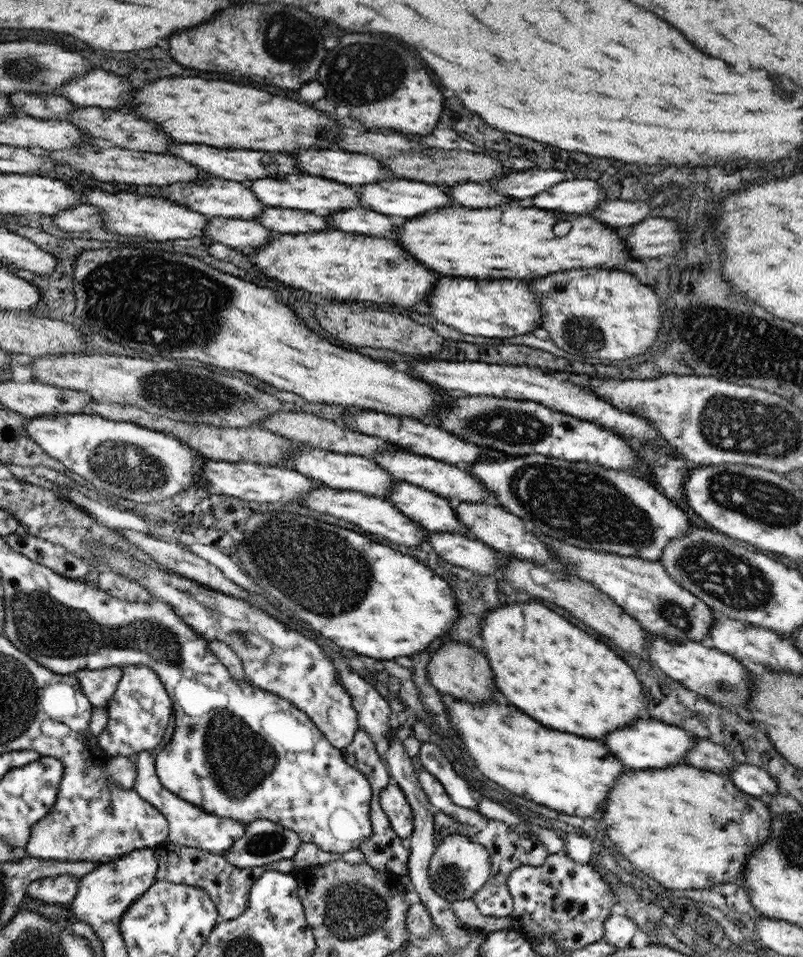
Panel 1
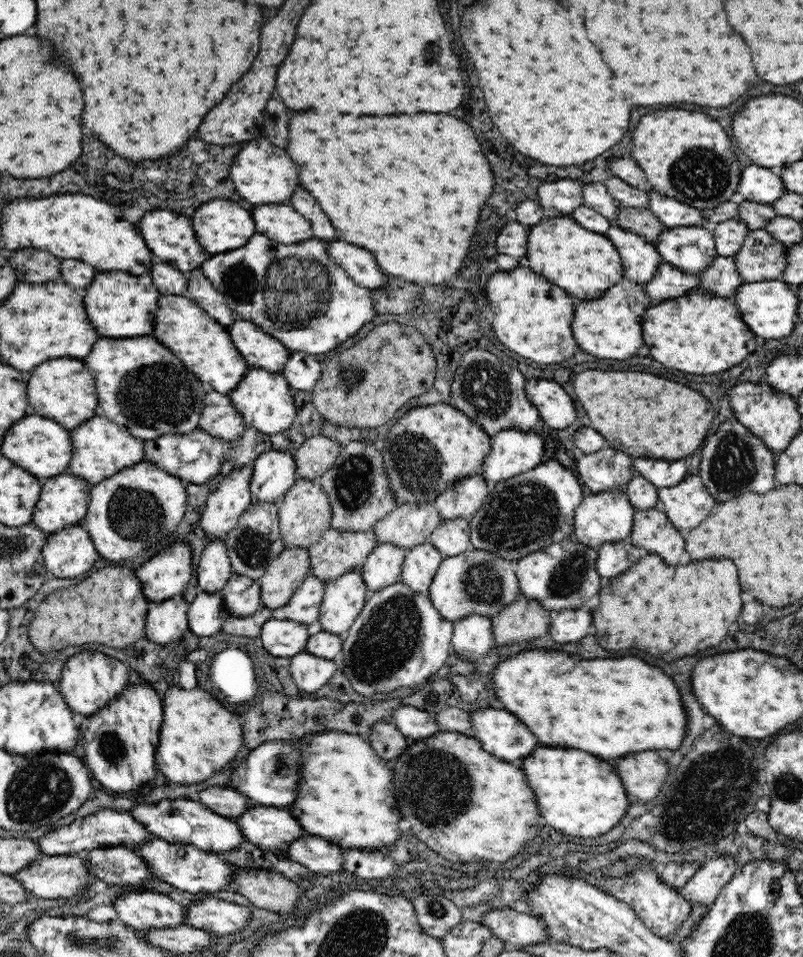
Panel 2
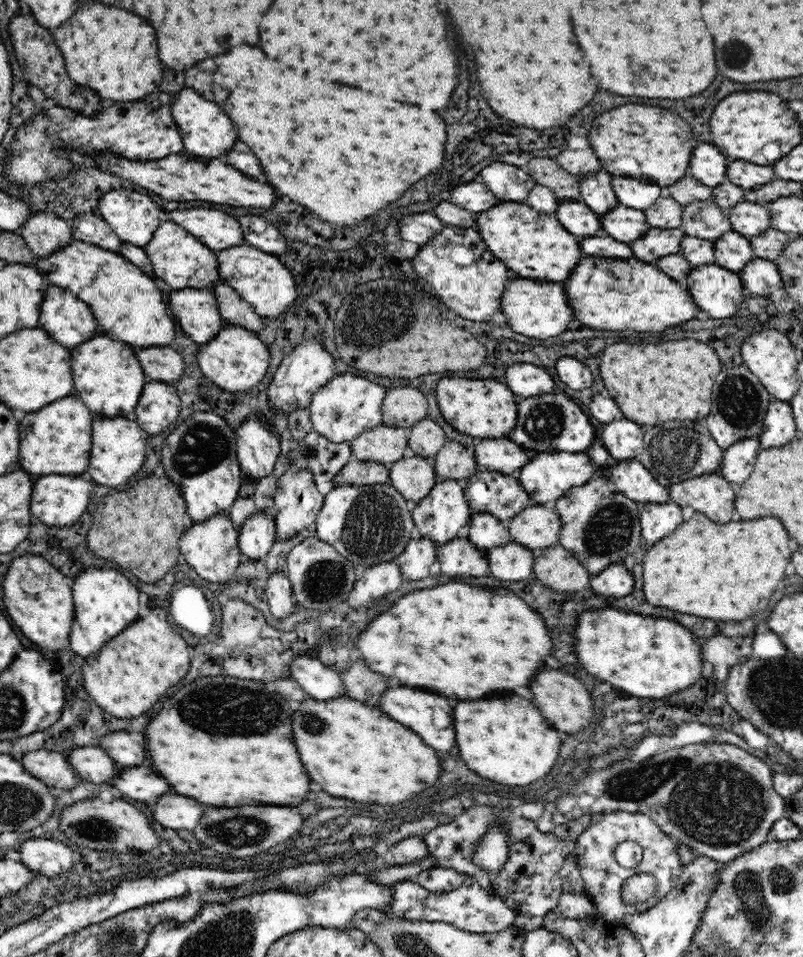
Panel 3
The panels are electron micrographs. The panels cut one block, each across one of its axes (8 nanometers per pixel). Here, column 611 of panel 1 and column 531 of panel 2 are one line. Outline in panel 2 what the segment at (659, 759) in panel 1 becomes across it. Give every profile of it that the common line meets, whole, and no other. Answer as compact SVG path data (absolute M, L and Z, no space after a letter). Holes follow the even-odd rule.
M480 710L472 716L474 732L484 750L508 762L526 760L536 748L544 746L520 718L506 710Z

